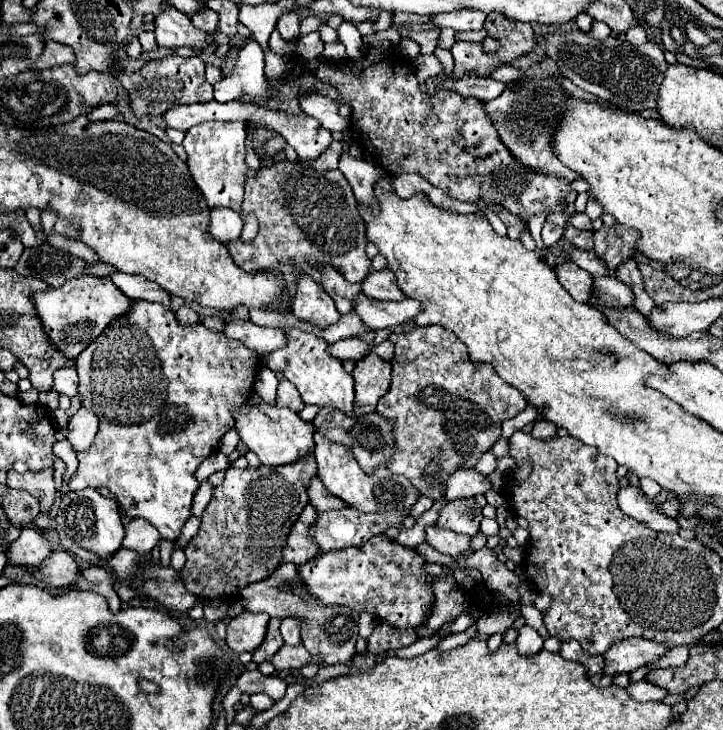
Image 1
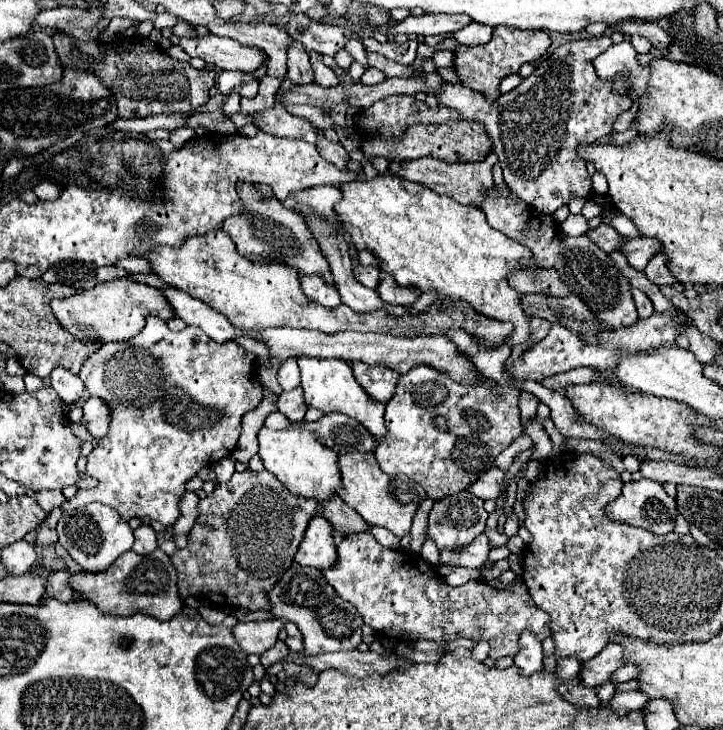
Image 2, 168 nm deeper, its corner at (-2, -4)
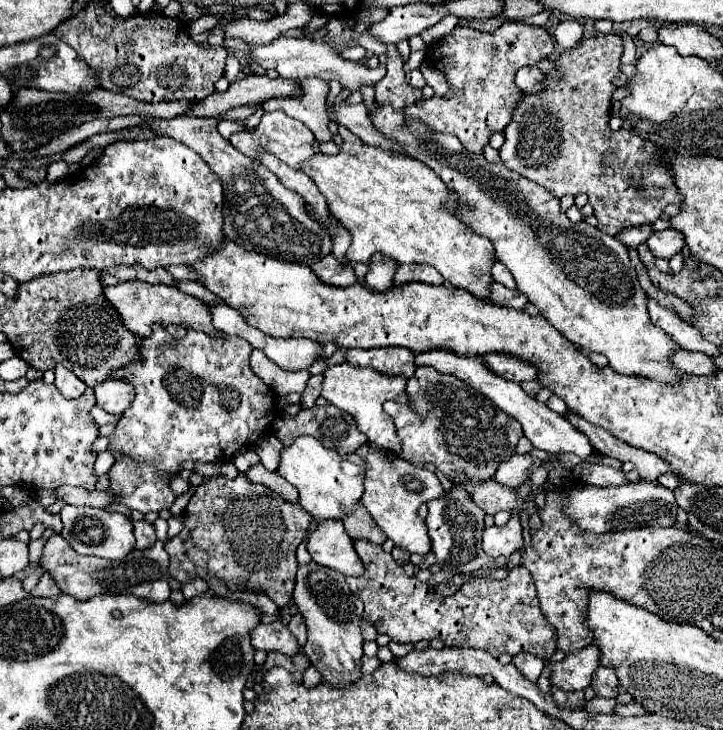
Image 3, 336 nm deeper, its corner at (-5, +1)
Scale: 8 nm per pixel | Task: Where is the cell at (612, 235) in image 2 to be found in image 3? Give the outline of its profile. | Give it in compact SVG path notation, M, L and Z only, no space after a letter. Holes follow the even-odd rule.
M637 225L637 227L627 227L627 229L623 229L619 235L617 235L617 239L623 243L623 245L633 245L633 247L637 247L639 243L643 243L643 241L647 241L649 239L649 235L653 233L653 227L651 225Z

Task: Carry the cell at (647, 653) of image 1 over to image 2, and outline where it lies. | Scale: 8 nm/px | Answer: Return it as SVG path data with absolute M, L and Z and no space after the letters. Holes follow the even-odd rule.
M610 642L598 656L582 664L582 682L584 686L602 686L610 680L610 674L614 674L618 668L626 664L624 646Z

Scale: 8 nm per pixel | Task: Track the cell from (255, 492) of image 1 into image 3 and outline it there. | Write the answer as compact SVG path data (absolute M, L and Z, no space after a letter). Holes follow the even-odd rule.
M239 473L235 479L227 479L223 475L205 477L205 481L193 491L189 505L183 511L181 533L165 543L165 551L169 553L169 575L181 583L187 583L205 573L213 573L223 579L225 585L255 587L283 607L289 603L295 589L295 549L305 539L309 521L311 517L299 505L287 503L265 485L247 481L245 473Z

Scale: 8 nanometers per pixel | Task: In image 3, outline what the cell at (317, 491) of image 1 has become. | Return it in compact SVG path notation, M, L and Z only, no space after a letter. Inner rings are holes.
M357 505L353 513L349 513L349 517L343 519L343 525L351 539L365 539L377 545L383 545L387 541L387 535L381 533L381 529L377 527L377 523L363 505Z

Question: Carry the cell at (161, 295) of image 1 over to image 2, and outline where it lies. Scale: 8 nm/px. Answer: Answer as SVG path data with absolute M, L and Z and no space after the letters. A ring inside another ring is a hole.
M164 288L162 294L166 296L168 304L172 306L176 318L182 318L190 326L198 326L202 332L206 332L216 342L228 342L242 334L250 336L250 332L244 332L244 330L238 330L236 326L232 326L226 316L218 314L204 302L184 294L178 288Z

